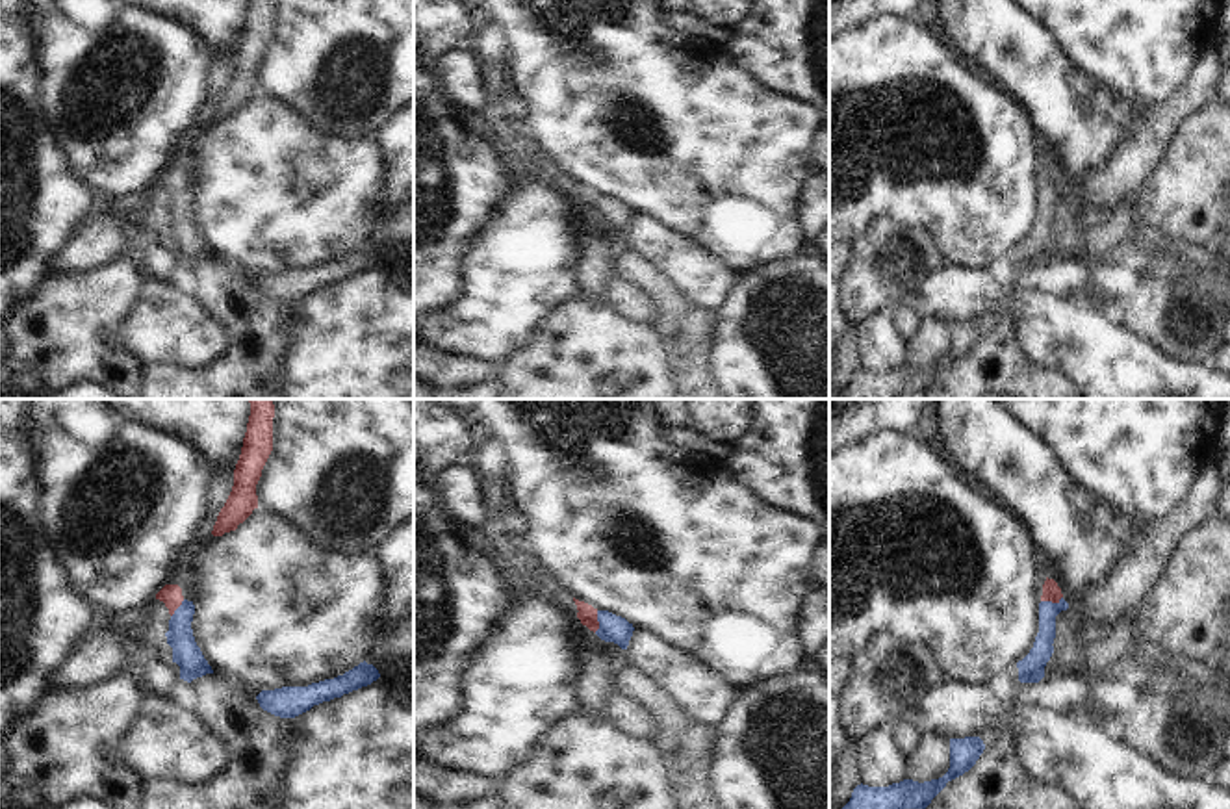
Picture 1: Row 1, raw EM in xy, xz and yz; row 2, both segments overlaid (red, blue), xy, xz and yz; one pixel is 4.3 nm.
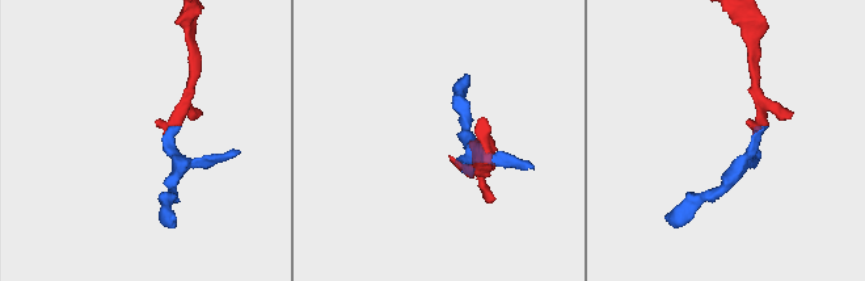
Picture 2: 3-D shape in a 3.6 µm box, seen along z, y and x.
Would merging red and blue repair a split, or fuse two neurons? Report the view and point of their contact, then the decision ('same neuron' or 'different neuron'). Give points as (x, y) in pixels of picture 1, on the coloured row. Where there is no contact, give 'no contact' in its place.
meets red in yz at (1050, 600); same neuron

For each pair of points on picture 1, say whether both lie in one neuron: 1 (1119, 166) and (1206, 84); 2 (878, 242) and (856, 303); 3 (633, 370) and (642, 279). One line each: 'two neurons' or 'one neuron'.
1: one neuron
2: one neuron
3: two neurons

